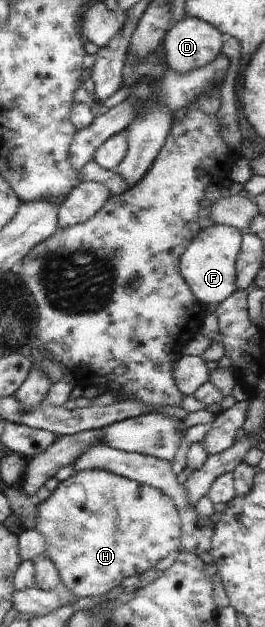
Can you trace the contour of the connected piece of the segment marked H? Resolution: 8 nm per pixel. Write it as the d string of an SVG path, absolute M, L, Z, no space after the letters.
M80 470L59 482L50 496L34 507L33 521L30 529L44 537L45 556L54 561L63 583L77 597L106 595L126 577L140 575L160 559L183 549L181 513L174 501L152 485L108 470Z

